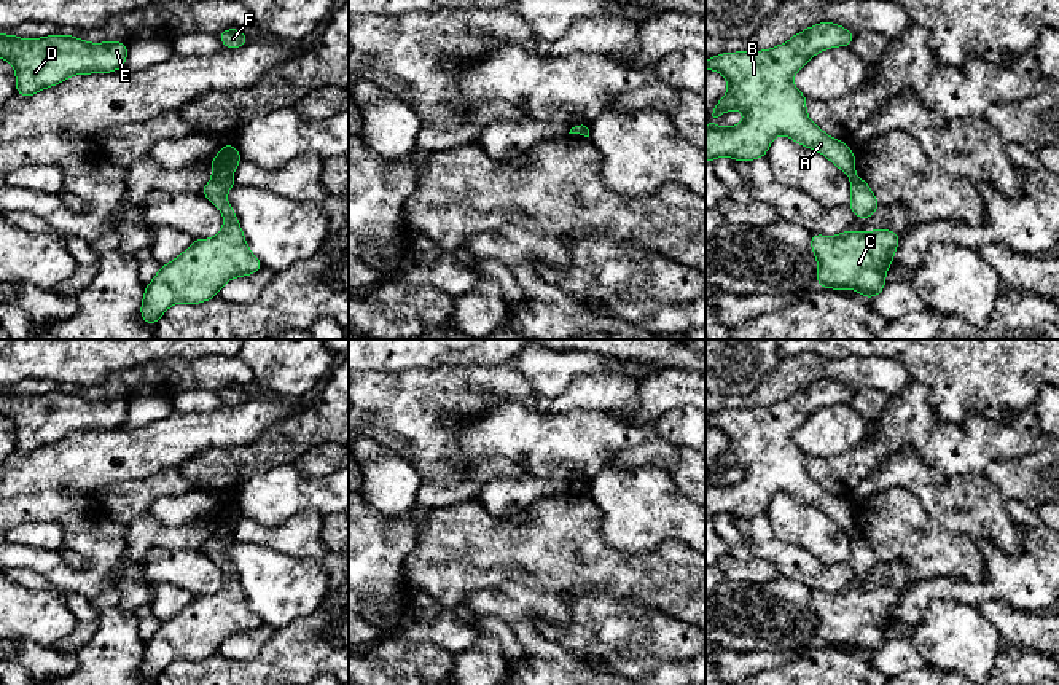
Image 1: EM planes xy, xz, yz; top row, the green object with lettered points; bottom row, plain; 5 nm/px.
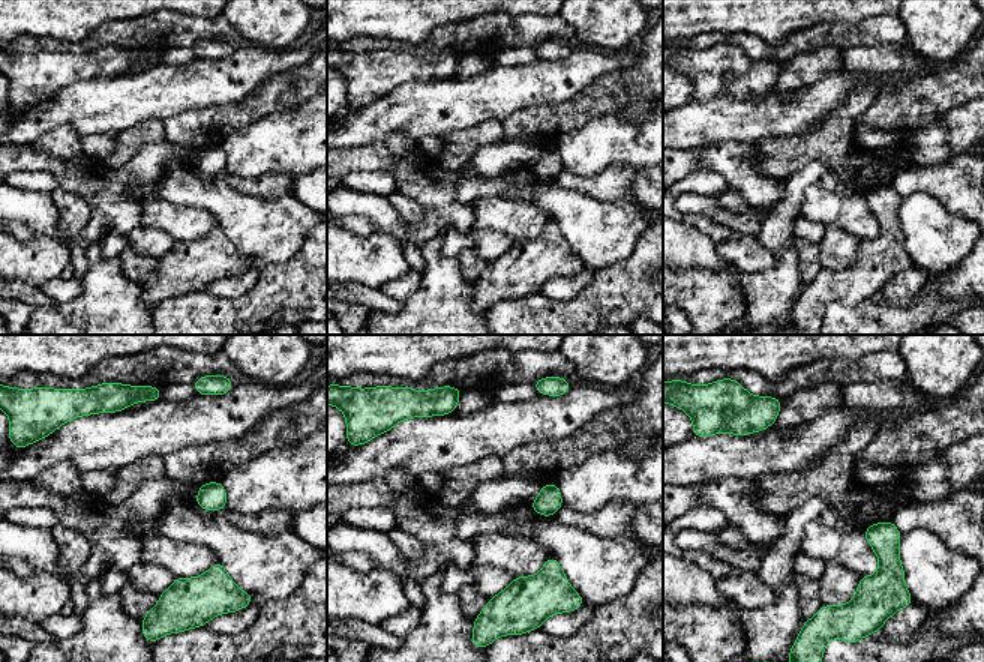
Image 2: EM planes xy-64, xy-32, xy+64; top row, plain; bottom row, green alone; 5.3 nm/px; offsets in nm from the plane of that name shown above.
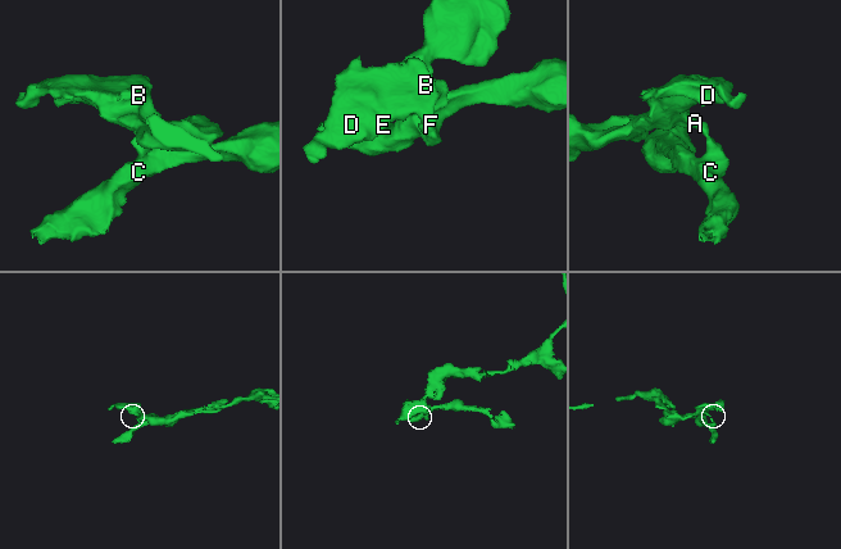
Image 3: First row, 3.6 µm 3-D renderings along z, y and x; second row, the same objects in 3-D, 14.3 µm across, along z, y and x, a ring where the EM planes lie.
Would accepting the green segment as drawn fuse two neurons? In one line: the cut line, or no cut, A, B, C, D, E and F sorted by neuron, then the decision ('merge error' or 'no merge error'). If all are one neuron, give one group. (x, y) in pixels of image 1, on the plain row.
xy (215, 531), (230, 532) | A B D E F / C | merge error

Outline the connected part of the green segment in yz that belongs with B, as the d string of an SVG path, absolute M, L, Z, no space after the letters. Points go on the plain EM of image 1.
M820 379L776 405L723 409L705 417L705 427L721 429L729 443L707 476L736 465L745 472L737 483L705 483L705 518L720 513L736 518L763 515L774 494L784 491L822 510L849 534L855 532L854 508L809 476L807 456L793 443L793 432L811 414L834 403L850 403L854 393L854 389L834 379Z

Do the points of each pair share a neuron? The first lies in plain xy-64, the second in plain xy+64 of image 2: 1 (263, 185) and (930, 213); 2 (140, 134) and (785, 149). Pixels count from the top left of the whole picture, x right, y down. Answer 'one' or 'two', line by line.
1: two
2: one

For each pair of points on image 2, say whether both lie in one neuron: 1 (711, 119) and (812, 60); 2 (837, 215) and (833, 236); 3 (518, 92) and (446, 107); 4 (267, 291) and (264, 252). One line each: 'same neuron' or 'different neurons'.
1: different neurons
2: different neurons
3: same neuron
4: different neurons

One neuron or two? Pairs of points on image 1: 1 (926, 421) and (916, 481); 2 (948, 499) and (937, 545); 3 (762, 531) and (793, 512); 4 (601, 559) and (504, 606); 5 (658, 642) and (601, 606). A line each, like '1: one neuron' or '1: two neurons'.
1: two neurons
2: two neurons
3: two neurons
4: two neurons
5: one neuron

